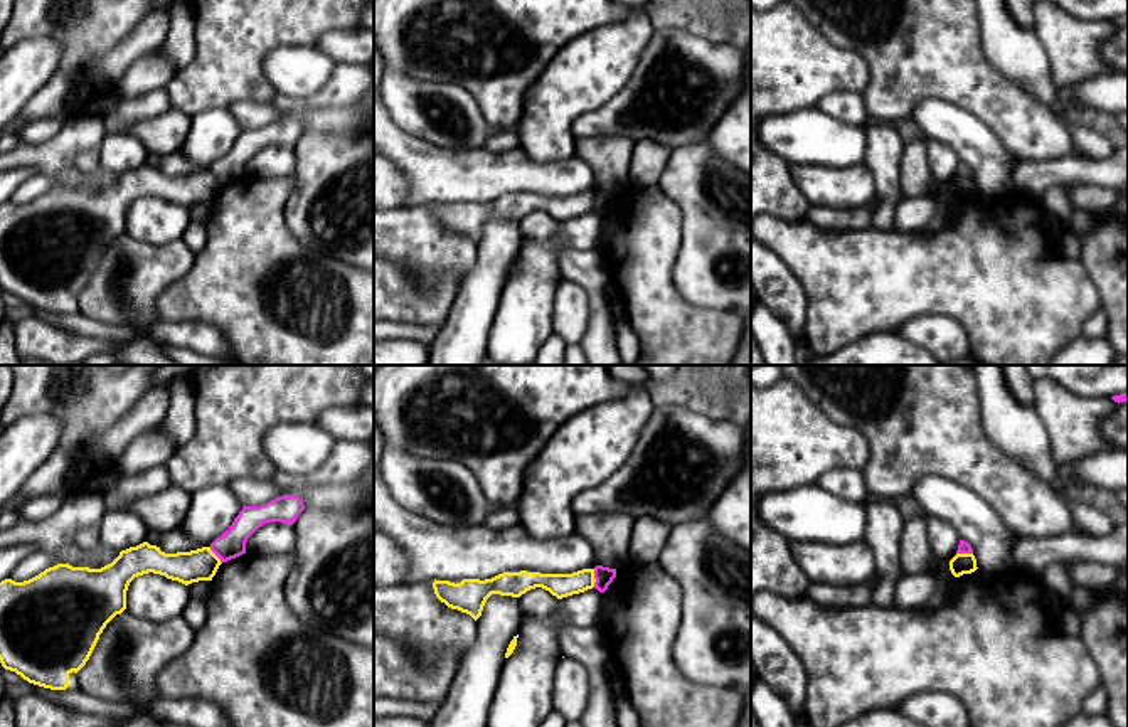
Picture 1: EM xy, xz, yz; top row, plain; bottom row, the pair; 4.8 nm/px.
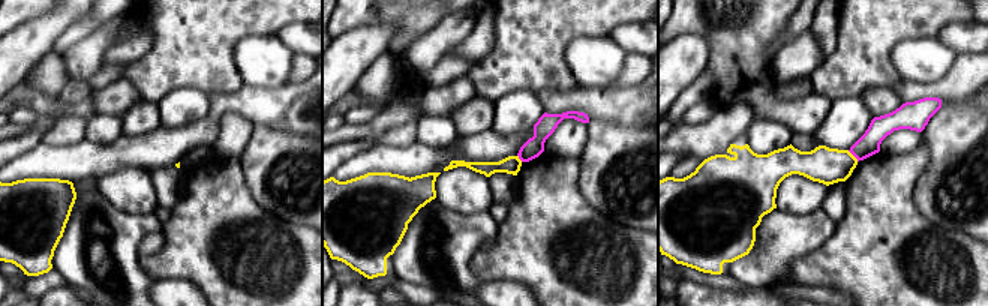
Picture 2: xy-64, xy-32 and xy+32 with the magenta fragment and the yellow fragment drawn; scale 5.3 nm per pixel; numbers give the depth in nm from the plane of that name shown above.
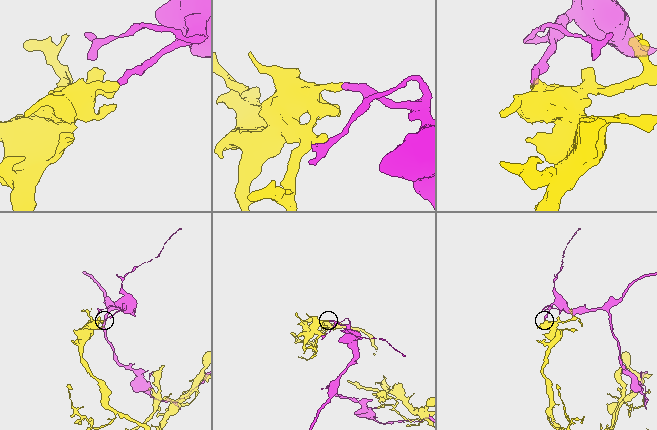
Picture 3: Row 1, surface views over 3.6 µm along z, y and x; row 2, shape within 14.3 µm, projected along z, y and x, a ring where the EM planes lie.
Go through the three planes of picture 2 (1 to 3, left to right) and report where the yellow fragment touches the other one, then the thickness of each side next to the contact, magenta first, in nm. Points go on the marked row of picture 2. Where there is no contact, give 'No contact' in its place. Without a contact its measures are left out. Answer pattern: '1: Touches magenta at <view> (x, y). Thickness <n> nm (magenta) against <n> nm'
1: No contact
2: Touches magenta at xy-32 (519, 158). Thickness 110 nm (magenta) against 100 nm
3: Touches magenta at xy+32 (853, 155). Thickness 120 nm (magenta) against 190 nm

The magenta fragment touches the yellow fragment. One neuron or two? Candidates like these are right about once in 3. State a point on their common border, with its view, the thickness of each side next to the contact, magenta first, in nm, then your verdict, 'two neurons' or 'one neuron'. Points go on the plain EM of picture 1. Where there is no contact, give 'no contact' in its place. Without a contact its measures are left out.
contact xz (595, 201); calibres 90 and 110 nm; two neurons

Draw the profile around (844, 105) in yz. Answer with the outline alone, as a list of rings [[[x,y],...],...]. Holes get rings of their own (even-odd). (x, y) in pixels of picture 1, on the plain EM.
[[[837,89],[823,96],[817,104],[823,113],[847,125],[865,126],[870,118],[865,111],[862,93]]]

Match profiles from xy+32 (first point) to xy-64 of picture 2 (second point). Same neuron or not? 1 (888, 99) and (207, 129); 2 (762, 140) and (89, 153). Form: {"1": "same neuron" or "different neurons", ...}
{"1": "same neuron", "2": "different neurons"}

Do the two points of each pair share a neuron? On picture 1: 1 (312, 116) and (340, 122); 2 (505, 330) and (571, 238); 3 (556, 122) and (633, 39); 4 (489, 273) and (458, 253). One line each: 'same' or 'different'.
1: same
2: same
3: same
4: different

